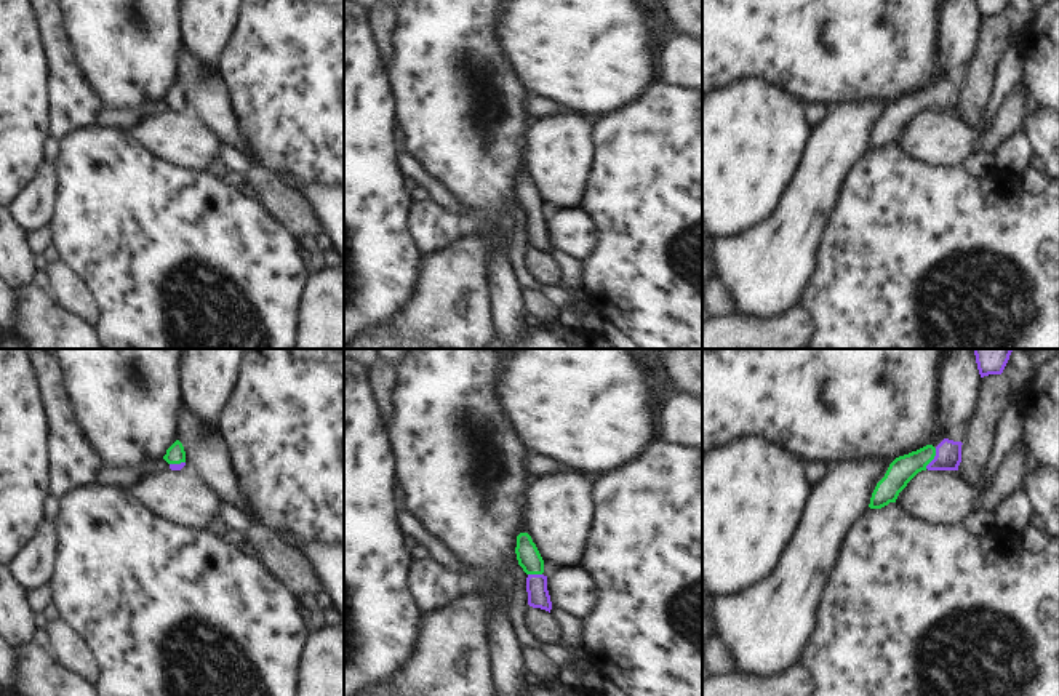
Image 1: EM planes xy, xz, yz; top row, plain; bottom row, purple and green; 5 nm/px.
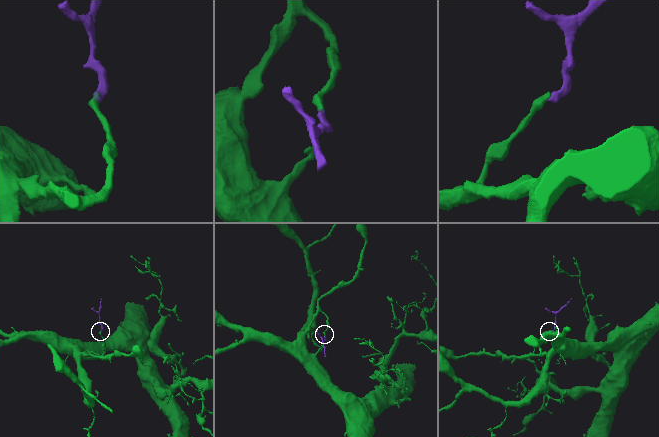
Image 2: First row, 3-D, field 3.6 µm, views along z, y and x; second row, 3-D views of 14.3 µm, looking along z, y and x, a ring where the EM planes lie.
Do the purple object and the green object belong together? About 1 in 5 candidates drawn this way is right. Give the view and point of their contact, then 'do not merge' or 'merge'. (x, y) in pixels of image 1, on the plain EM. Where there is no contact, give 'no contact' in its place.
yz (935, 100) | merge

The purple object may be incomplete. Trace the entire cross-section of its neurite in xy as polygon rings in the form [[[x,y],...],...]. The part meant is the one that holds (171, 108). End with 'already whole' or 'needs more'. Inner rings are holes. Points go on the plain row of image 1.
[[[176,82],[168,91],[163,101],[170,106],[171,112],[181,112],[186,107],[186,93],[179,82]]] | needs more

